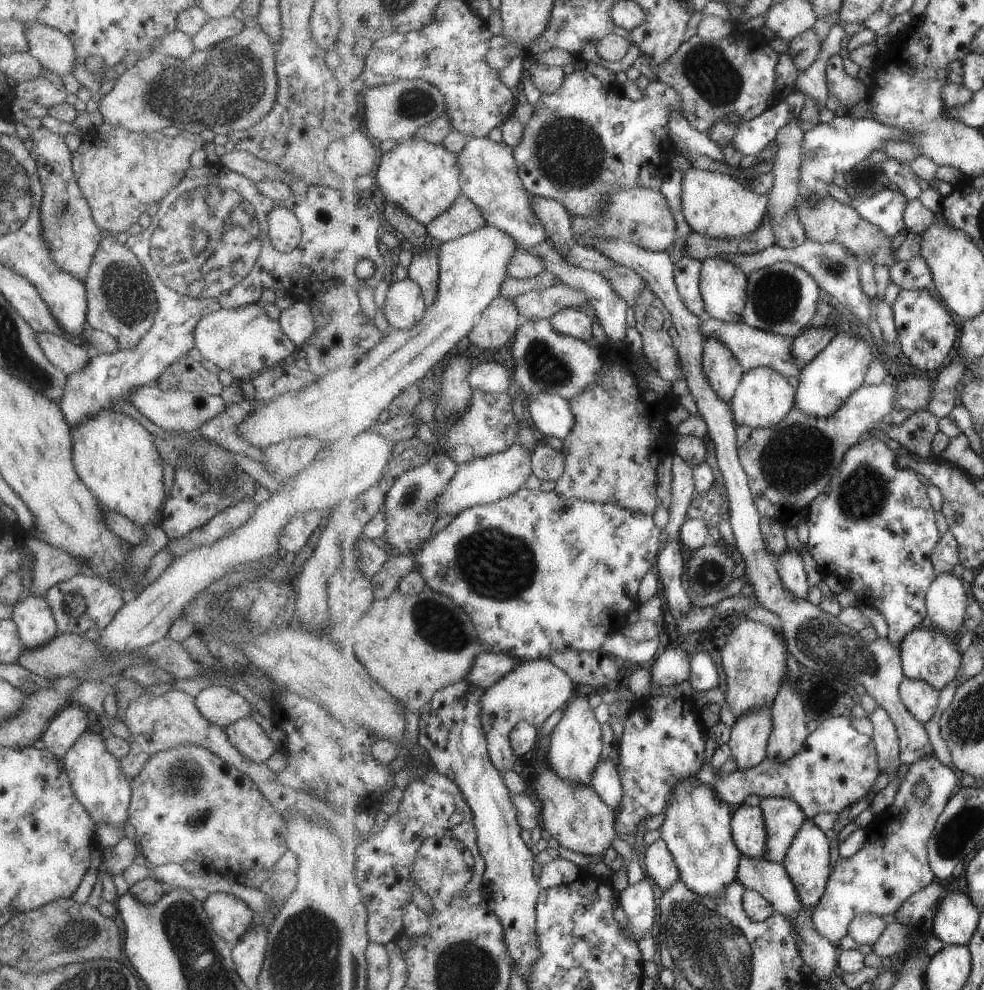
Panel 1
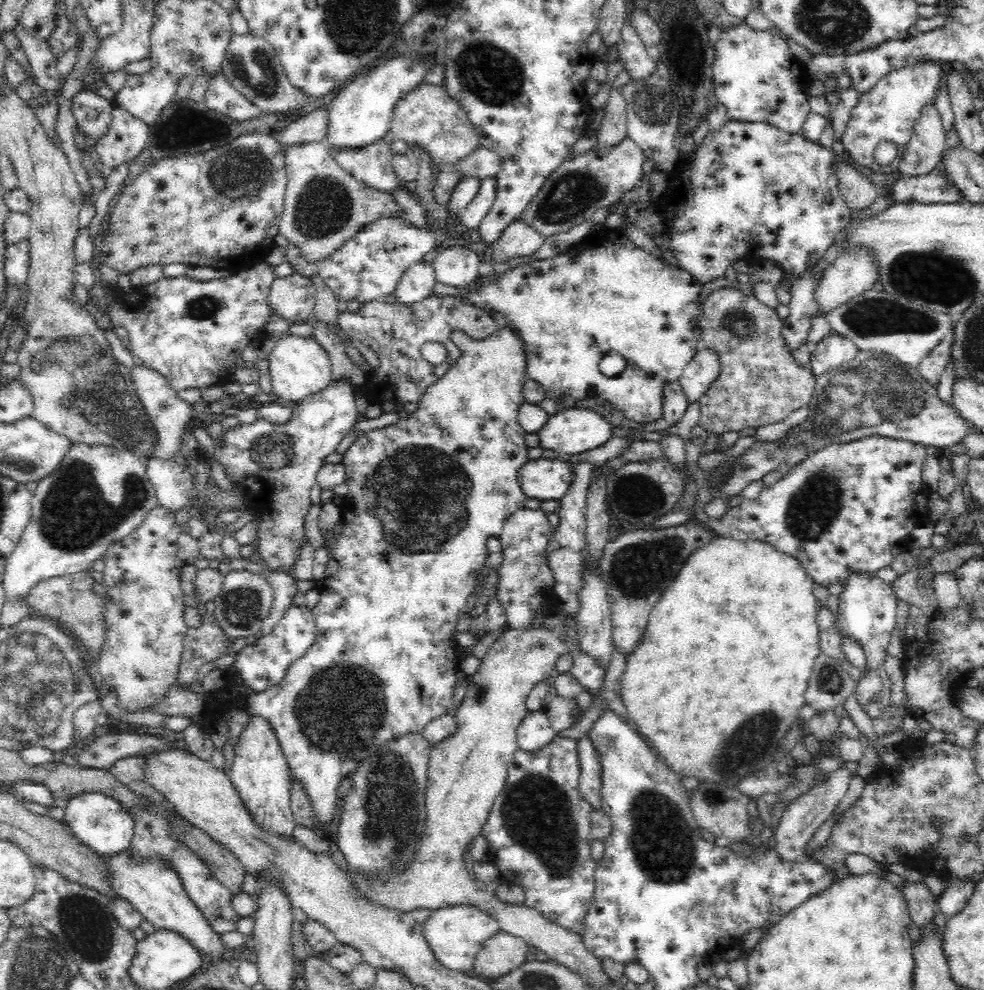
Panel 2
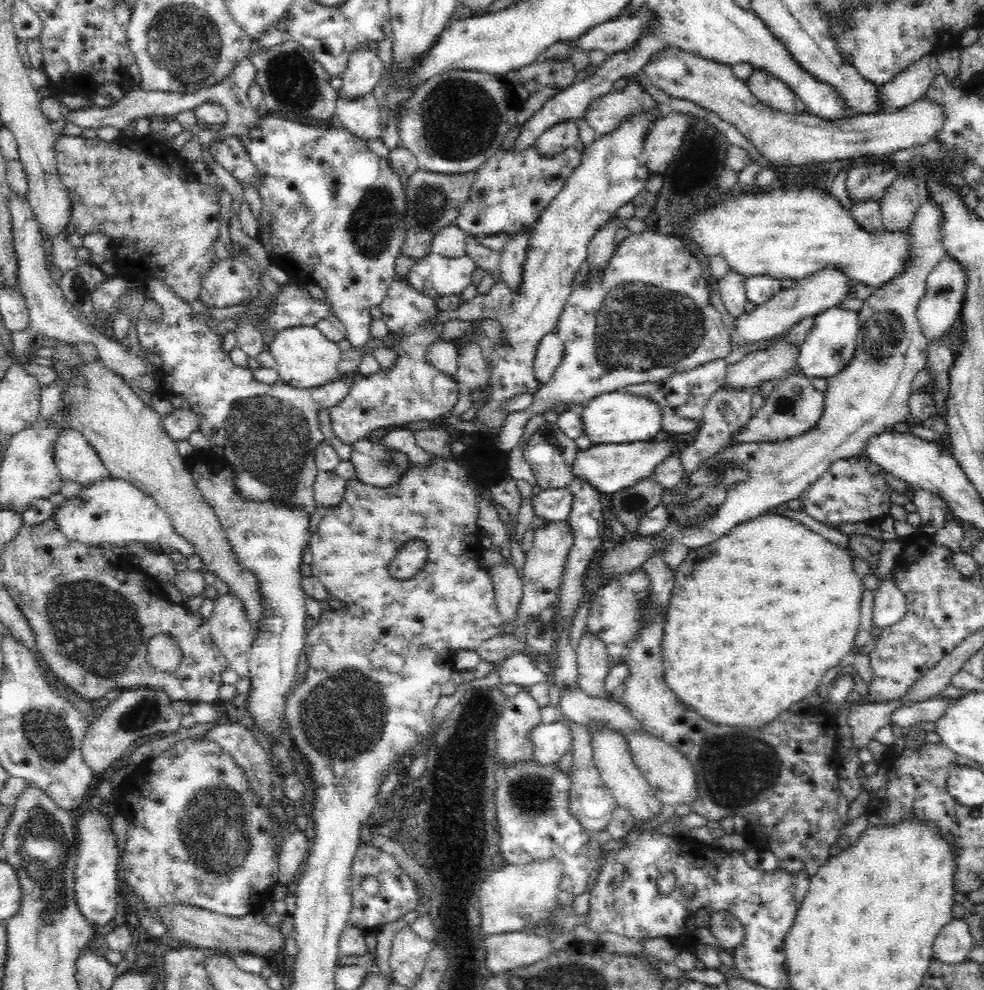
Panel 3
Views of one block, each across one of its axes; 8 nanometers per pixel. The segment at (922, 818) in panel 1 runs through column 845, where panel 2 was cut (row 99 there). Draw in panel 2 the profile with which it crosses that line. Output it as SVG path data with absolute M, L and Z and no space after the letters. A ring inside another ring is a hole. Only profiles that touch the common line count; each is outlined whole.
M940 64L910 66L896 72L886 74L876 86L867 93L861 94L858 103L850 116L846 132L841 136L841 143L846 158L871 169L874 173L892 174L898 171L904 149L915 132L916 122L927 106L935 106L938 90L940 90ZM880 142L896 144L896 156L892 164L880 165L874 159L874 148Z

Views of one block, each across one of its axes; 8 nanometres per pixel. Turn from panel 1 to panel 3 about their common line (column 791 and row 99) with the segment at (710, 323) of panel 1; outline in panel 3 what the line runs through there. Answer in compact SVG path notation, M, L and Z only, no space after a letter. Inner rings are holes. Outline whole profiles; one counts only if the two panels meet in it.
M338 90L335 111L335 123L344 127L364 141L370 138L380 139L382 118L378 102L372 92L356 99L344 99Z

